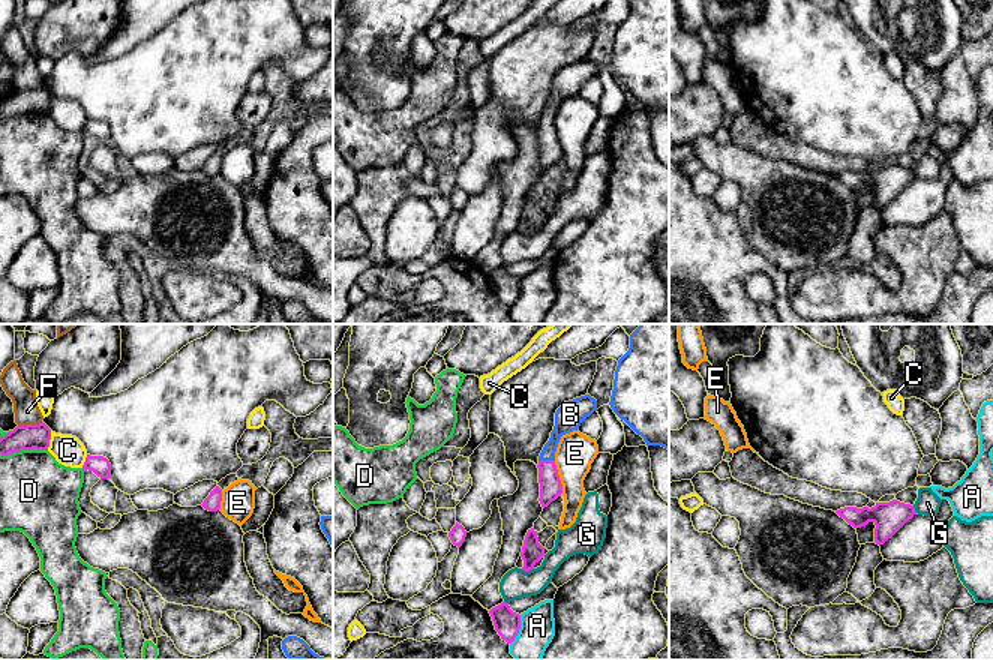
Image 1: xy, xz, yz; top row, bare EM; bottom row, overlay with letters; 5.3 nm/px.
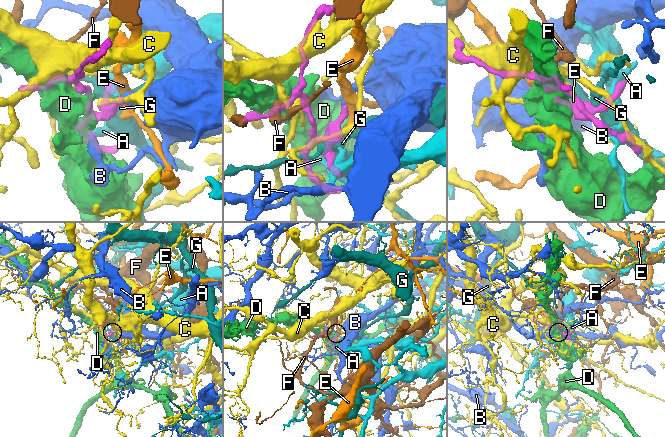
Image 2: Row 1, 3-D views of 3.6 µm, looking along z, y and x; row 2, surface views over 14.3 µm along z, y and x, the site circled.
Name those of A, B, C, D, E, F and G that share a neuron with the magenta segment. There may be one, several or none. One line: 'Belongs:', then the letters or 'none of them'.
Belongs: B

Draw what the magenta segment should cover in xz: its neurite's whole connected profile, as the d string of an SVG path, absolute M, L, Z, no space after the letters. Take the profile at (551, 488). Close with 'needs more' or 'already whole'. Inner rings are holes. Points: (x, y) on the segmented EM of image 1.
M590 394L564 402L555 412L555 426L549 441L538 456L540 504L548 507L562 494L562 484L555 465L555 452L562 435L578 430L580 423L597 411L597 400Z; needs more

